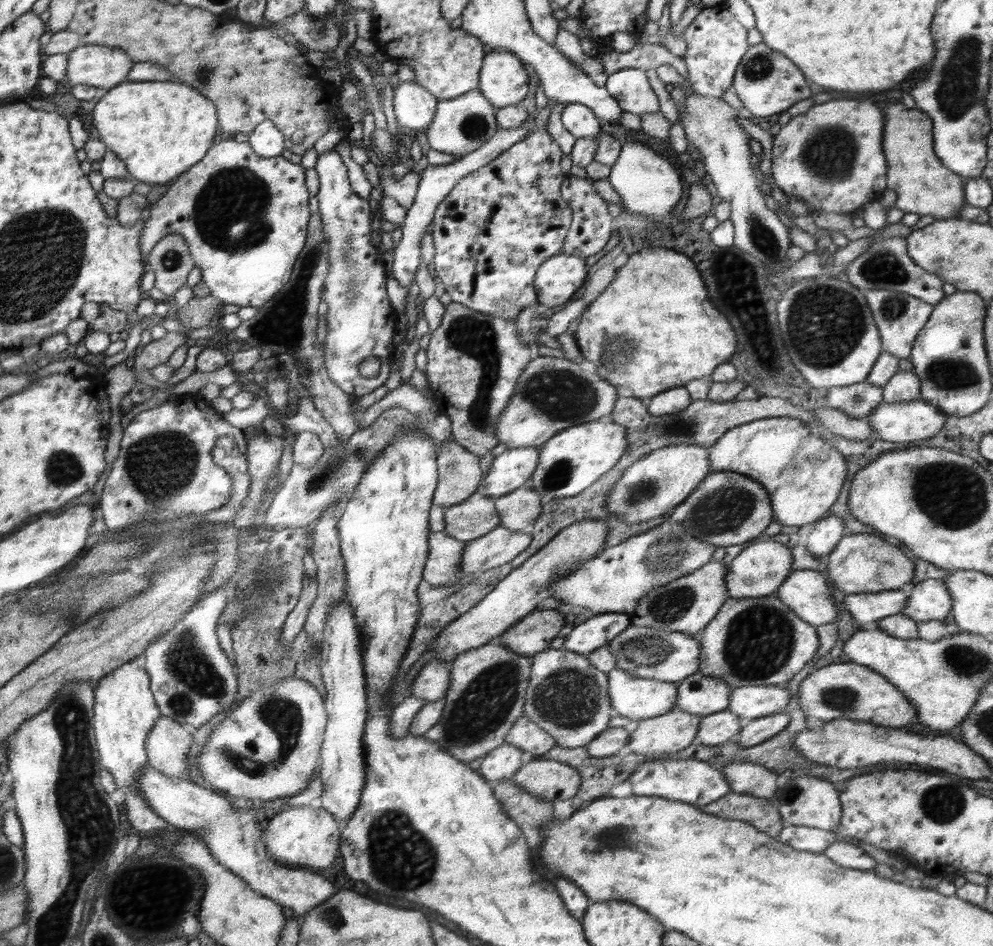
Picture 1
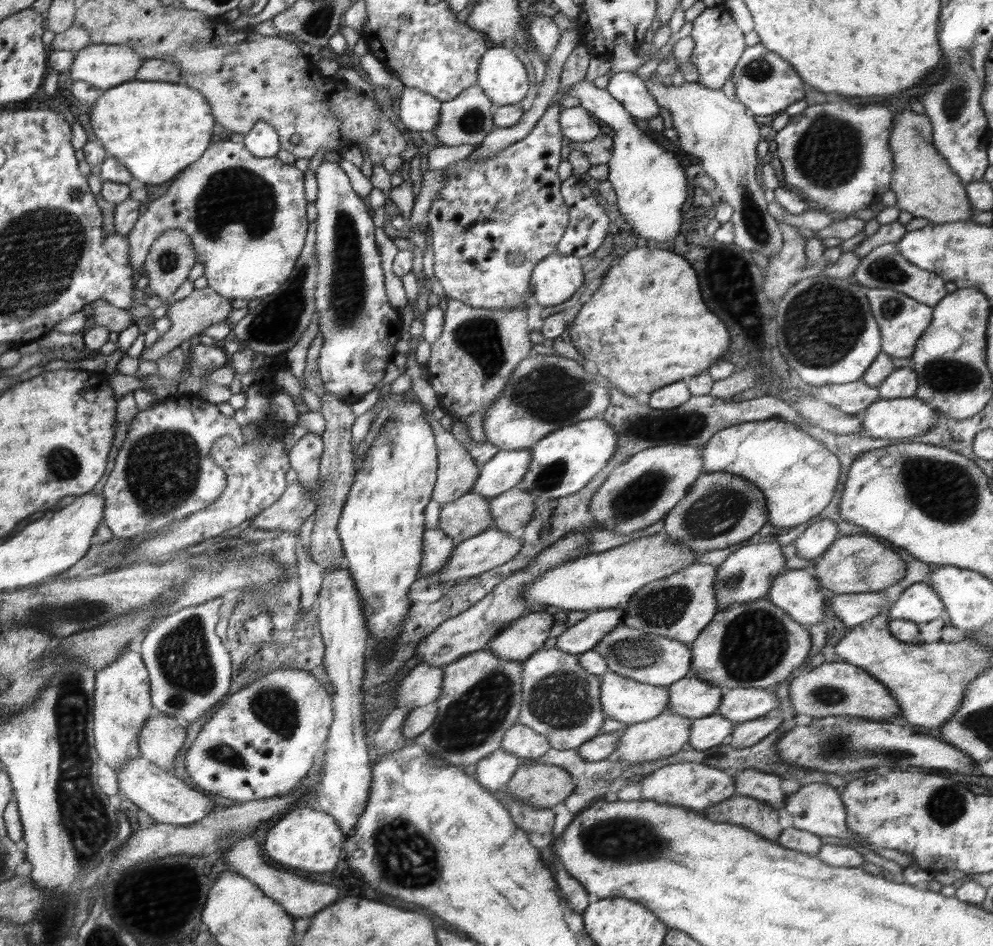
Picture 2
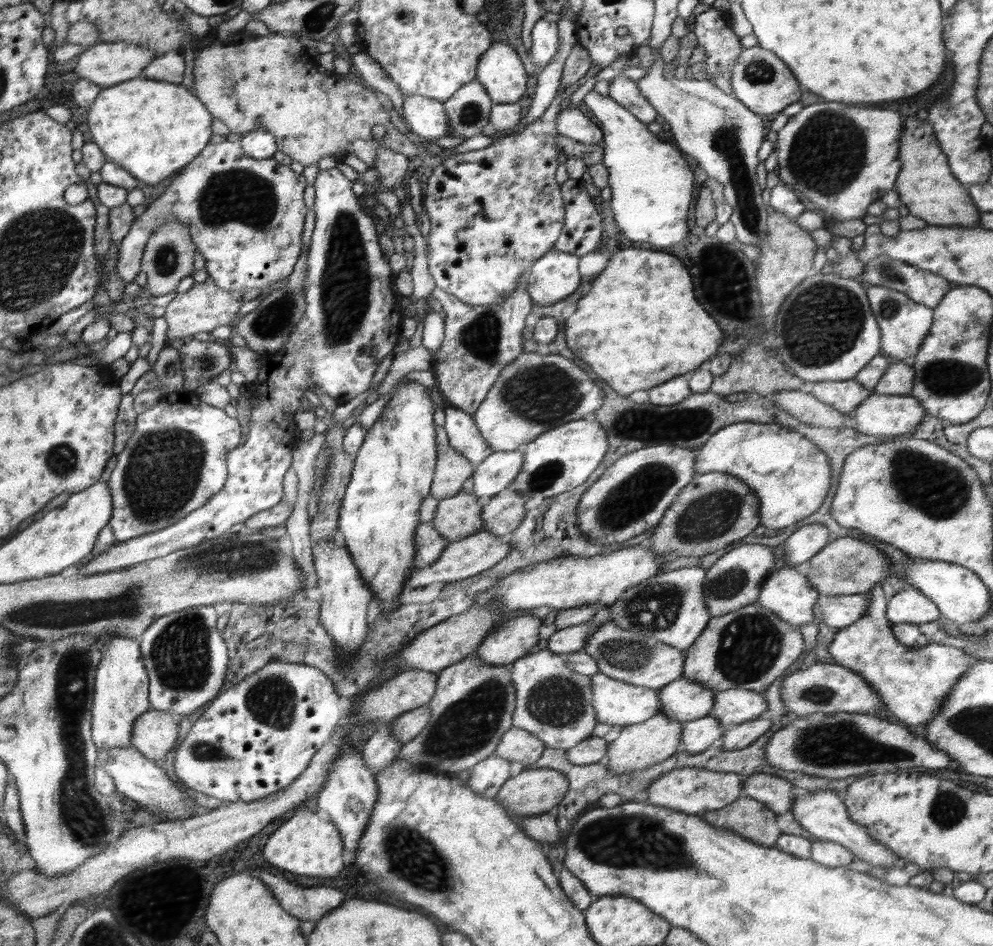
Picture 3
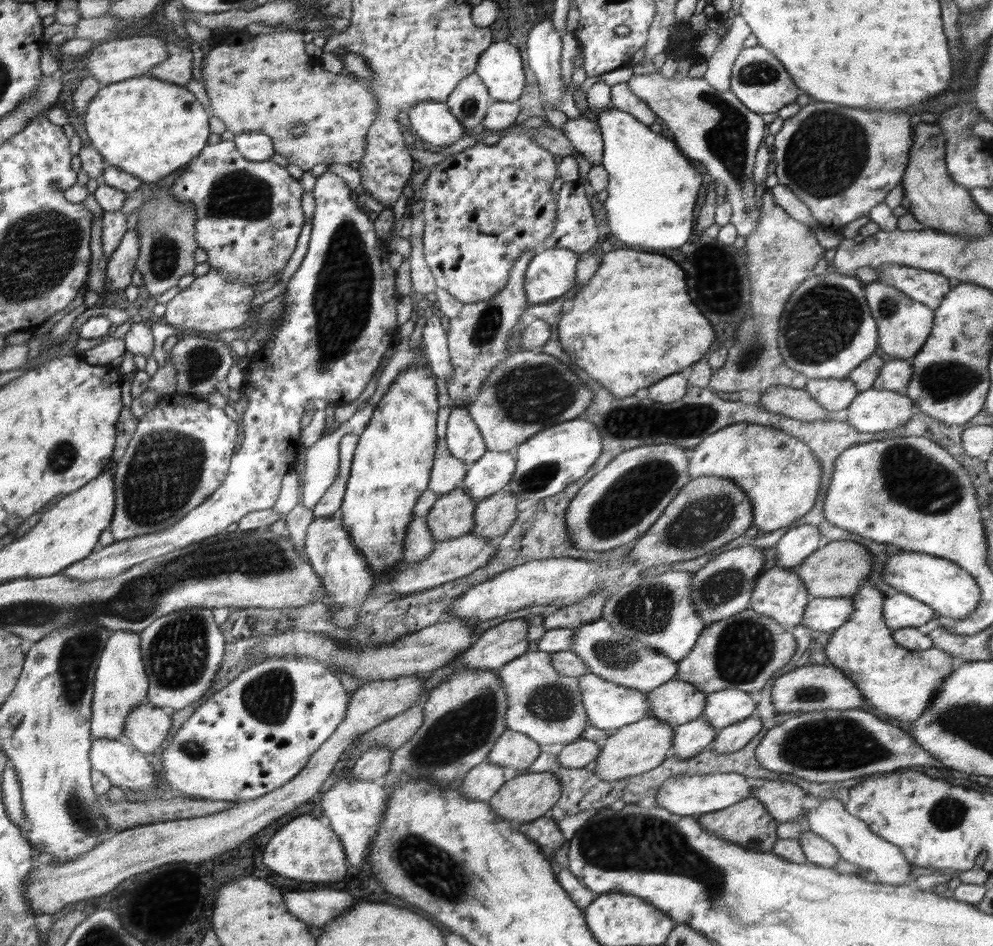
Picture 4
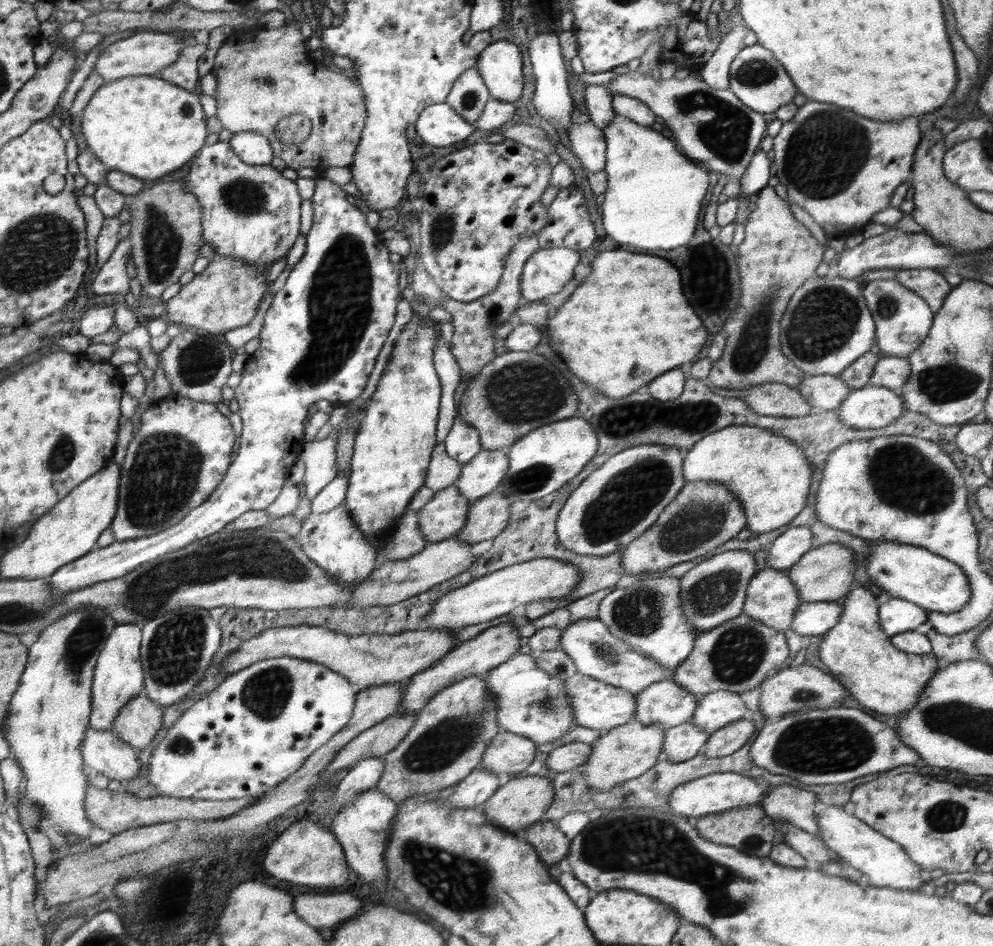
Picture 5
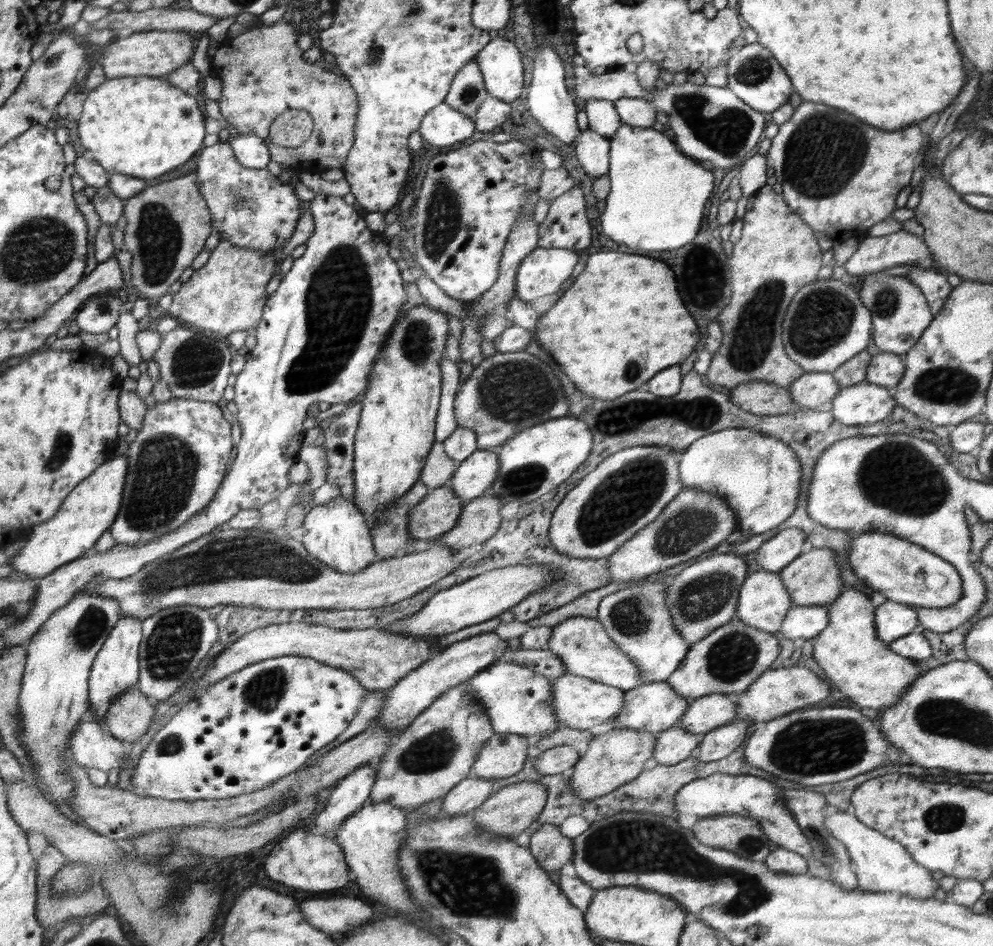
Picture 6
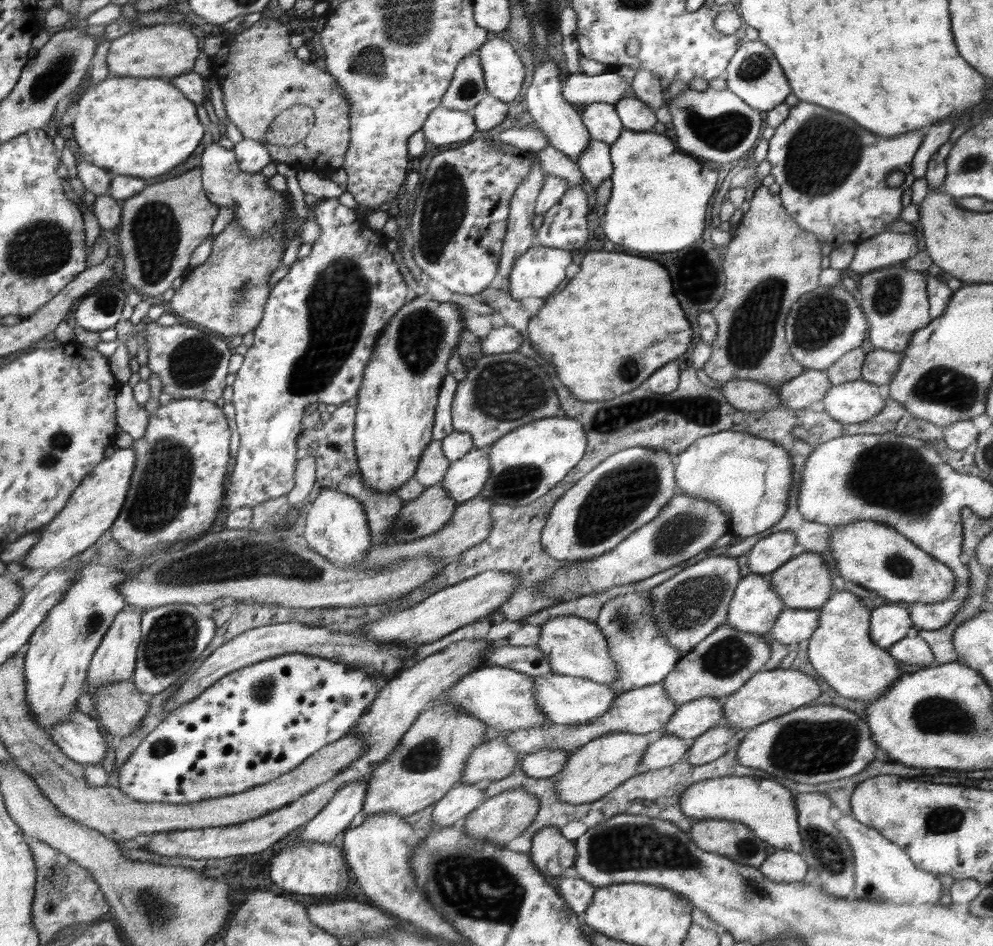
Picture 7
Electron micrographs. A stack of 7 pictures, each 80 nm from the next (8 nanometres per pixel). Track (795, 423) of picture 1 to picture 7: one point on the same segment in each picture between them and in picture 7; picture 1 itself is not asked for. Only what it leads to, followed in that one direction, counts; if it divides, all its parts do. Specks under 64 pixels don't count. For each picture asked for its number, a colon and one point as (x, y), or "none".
2: (798, 475)
3: (791, 476)
4: (780, 474)
5: (770, 474)
6: (759, 476)
7: (748, 477)

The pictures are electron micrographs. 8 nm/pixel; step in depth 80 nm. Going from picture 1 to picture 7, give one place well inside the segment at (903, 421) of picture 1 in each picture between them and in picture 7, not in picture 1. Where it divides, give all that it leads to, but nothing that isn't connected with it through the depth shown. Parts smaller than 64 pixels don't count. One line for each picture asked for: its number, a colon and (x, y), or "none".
2: (909, 417)
3: (881, 414)
4: (873, 410)
5: (871, 406)
6: (864, 403)
7: (857, 401)

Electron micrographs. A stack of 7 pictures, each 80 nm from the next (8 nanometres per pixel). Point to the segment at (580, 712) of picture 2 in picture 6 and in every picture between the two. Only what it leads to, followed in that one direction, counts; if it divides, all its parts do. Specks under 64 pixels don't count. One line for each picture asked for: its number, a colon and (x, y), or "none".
3: (555, 703)
4: (546, 705)
5: (532, 703)
6: (517, 700)

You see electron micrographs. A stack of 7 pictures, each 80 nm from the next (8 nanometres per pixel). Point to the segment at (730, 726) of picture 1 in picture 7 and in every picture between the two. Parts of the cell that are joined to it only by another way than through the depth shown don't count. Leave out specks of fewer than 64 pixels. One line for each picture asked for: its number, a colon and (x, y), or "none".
2: (711, 730)
3: (699, 734)
4: (691, 738)
5: (685, 741)
6: (676, 744)
7: (668, 750)

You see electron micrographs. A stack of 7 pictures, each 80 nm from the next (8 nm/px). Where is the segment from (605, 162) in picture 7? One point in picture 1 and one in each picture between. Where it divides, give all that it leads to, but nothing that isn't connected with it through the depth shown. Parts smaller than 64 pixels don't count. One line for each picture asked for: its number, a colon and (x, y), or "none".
1: (581, 121)
2: (576, 124)
3: (573, 123)
4: (585, 135)
5: (587, 141)
6: (592, 150)

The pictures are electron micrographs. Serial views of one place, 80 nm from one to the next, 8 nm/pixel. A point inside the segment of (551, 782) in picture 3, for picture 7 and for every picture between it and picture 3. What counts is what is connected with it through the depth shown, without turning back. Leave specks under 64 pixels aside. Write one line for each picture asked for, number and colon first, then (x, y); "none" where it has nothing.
4: (529, 796)
5: (522, 802)
6: (514, 809)
7: (499, 820)

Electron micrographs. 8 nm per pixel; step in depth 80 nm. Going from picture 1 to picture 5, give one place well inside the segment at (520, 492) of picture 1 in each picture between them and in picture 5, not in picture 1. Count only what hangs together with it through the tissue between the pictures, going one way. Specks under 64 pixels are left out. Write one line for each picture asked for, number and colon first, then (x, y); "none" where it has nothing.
2: (512, 510)
3: (503, 513)
4: (495, 515)
5: (488, 516)

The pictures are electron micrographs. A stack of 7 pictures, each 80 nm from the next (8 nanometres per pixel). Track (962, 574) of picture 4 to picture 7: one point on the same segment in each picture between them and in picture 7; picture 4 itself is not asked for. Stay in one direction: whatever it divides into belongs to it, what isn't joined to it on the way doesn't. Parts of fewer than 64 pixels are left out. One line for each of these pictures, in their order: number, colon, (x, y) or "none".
5: (908, 572)
6: (904, 572)
7: (875, 556)

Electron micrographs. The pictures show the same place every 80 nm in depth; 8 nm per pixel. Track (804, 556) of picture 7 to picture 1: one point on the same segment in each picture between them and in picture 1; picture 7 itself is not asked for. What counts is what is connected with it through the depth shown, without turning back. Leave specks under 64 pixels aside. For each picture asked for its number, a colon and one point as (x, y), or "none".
1: (861, 563)
2: (853, 564)
3: (846, 565)
4: (837, 569)
5: (819, 575)
6: (813, 578)

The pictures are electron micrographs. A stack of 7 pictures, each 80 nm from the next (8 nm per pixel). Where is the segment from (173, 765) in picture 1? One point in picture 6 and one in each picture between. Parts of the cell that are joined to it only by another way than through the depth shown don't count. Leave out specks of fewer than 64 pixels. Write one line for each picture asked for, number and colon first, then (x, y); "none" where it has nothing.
2: (162, 737)
3: (155, 733)
4: (147, 726)
5: (141, 719)
6: (129, 717)

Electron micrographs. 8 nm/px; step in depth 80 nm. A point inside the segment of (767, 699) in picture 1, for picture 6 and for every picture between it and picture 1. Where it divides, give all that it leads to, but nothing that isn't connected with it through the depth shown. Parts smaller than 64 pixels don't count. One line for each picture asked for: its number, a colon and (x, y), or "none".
2: (739, 704)
3: (731, 707)
4: (728, 706)
5: (718, 709)
6: (705, 714)

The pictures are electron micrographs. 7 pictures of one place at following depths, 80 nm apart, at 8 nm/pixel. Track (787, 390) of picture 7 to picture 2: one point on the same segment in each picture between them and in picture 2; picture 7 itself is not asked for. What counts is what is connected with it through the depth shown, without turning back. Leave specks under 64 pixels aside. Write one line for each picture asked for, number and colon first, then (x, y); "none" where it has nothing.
2: (852, 398)
3: (843, 395)
4: (836, 394)
5: (824, 392)
6: (814, 390)

